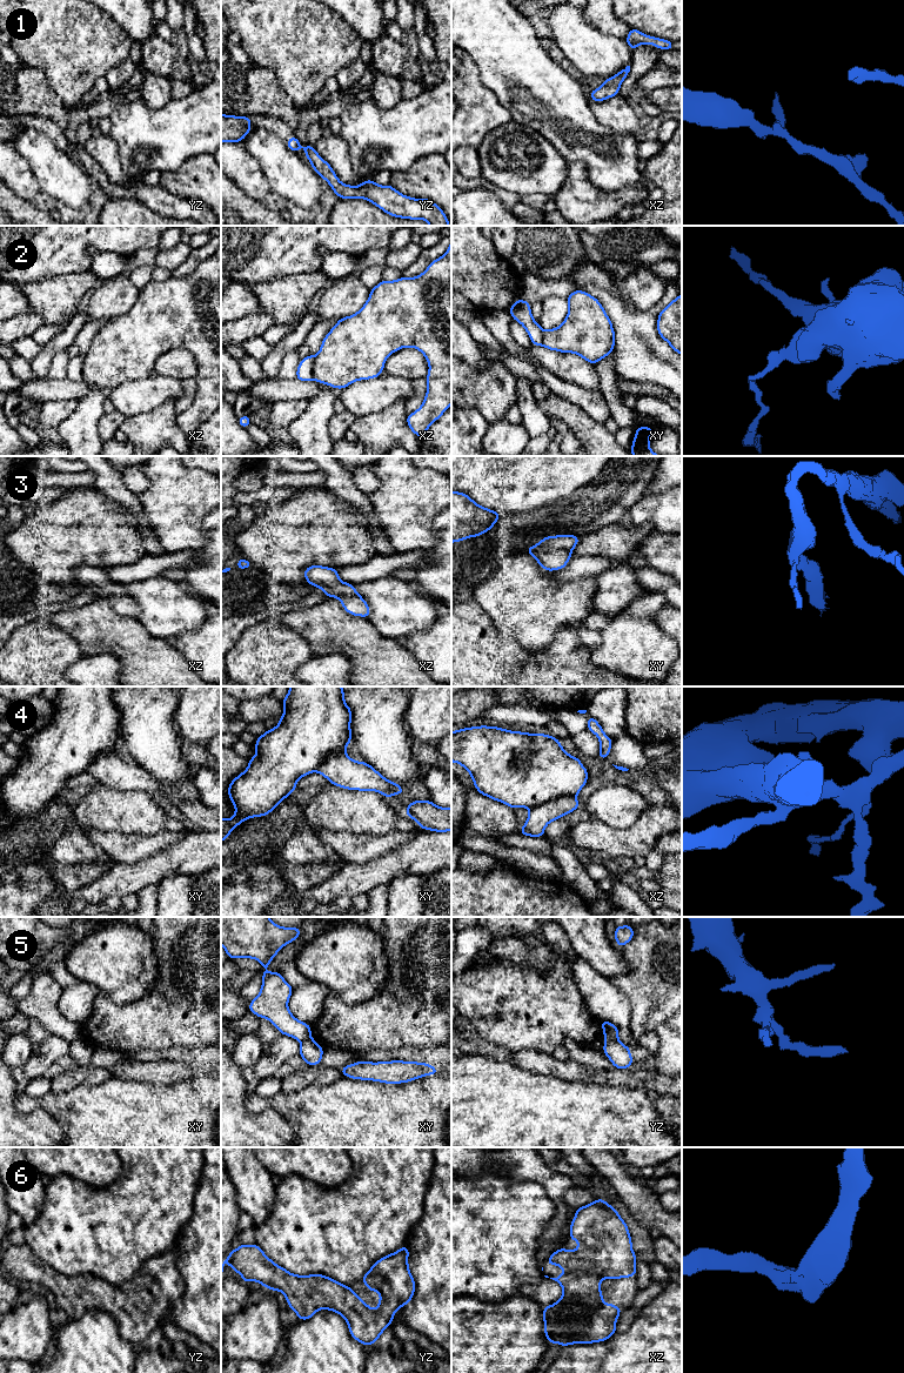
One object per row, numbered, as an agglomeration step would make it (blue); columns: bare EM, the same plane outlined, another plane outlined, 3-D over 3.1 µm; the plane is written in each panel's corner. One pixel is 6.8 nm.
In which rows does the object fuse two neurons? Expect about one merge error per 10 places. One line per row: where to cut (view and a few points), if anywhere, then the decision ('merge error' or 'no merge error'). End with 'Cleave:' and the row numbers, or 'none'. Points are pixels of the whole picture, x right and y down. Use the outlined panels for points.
1: no cut | no merge error
2: xz (314, 357), (312, 379) | merge error
3: no cut | no merge error
4: no cut | no merge error
5: yz (605, 1038), (617, 1039) | merge error
6: no cut | no merge error
Cleave: 2, 5

